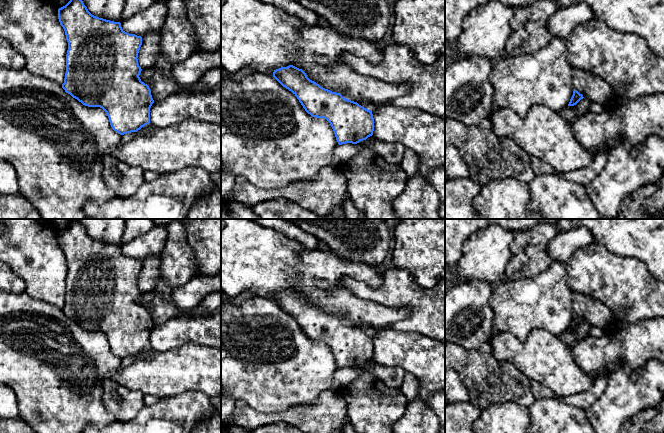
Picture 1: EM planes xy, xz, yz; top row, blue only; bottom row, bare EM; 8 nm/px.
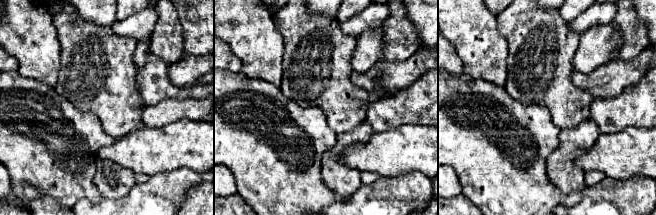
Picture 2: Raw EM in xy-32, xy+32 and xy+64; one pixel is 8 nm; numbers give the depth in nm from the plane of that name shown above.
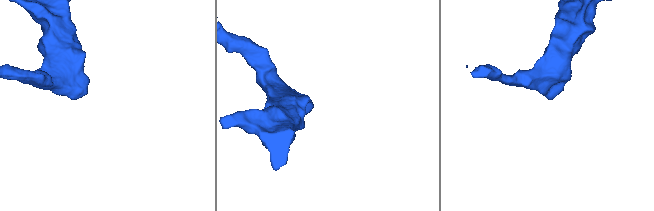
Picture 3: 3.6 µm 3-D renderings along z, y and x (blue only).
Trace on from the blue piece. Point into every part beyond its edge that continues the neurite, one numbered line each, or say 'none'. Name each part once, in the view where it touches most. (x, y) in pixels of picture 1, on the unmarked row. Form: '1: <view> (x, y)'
none

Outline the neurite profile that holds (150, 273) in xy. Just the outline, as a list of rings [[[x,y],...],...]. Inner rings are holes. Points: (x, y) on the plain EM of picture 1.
[[[161,254],[142,260],[142,269],[138,277],[138,288],[142,294],[150,293],[162,278],[160,272]]]

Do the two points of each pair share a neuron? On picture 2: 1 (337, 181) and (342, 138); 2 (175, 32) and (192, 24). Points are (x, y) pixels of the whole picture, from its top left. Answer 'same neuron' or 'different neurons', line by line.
1: same neuron
2: different neurons

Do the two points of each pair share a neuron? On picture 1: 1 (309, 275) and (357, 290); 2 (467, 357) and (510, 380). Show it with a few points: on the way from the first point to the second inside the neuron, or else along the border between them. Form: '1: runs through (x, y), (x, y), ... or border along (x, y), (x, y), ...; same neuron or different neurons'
1: border along (343, 276), (340, 284), (360, 298); different neurons
2: runs through (478, 368), (490, 380), (499, 380); same neuron

